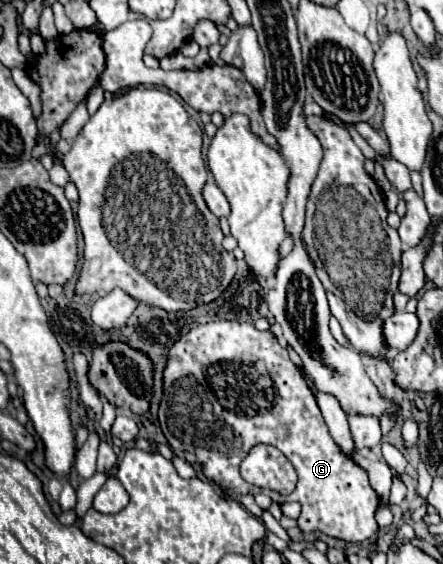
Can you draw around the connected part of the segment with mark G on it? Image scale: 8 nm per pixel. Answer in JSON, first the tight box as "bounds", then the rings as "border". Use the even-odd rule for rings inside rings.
{"bounds":[162,321,380,543],"border":[[[212,321],[190,329],[170,349],[168,367],[164,371],[162,411],[172,415],[170,425],[174,429],[174,435],[192,441],[196,449],[194,453],[198,457],[198,463],[202,465],[204,475],[218,487],[234,493],[256,495],[256,487],[242,479],[240,463],[244,457],[248,457],[248,451],[254,445],[268,443],[280,449],[298,473],[294,493],[286,497],[270,493],[270,497],[278,503],[298,501],[302,505],[302,513],[298,517],[298,527],[302,533],[320,531],[346,543],[366,543],[378,535],[380,527],[374,515],[380,505],[380,499],[370,487],[368,473],[348,455],[344,455],[340,447],[336,447],[302,369],[298,369],[290,361],[288,351],[280,347],[272,331],[258,331],[254,325],[238,321]]]}

